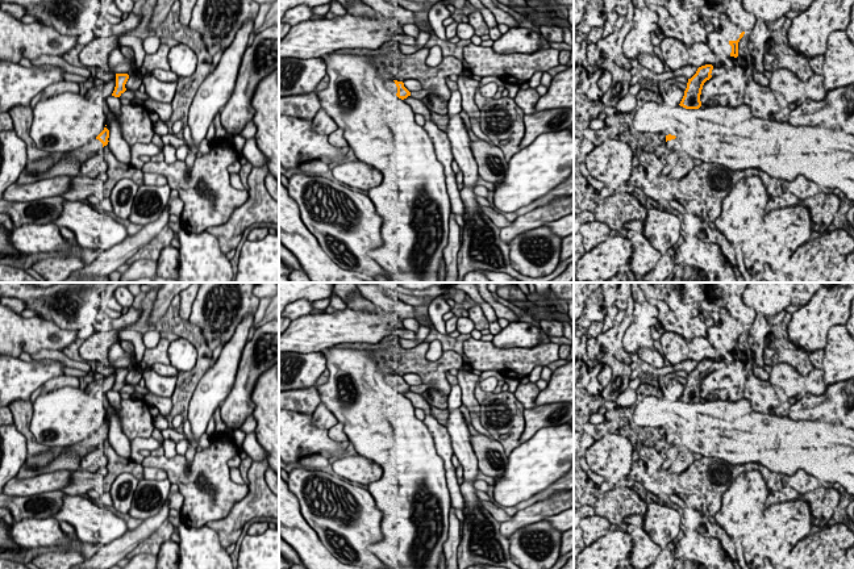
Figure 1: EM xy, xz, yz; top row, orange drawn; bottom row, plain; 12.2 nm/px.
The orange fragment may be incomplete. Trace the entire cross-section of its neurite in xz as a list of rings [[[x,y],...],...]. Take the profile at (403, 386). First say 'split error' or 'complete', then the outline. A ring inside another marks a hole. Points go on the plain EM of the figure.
split error; [[[386,373],[384,380],[387,384],[389,384],[393,389],[396,389],[401,394],[411,390],[411,386],[404,381],[403,376]]]

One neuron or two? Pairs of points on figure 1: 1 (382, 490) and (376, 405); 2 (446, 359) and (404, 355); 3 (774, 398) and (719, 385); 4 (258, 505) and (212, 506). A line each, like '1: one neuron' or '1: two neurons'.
1: one neuron
2: one neuron
3: one neuron
4: two neurons

